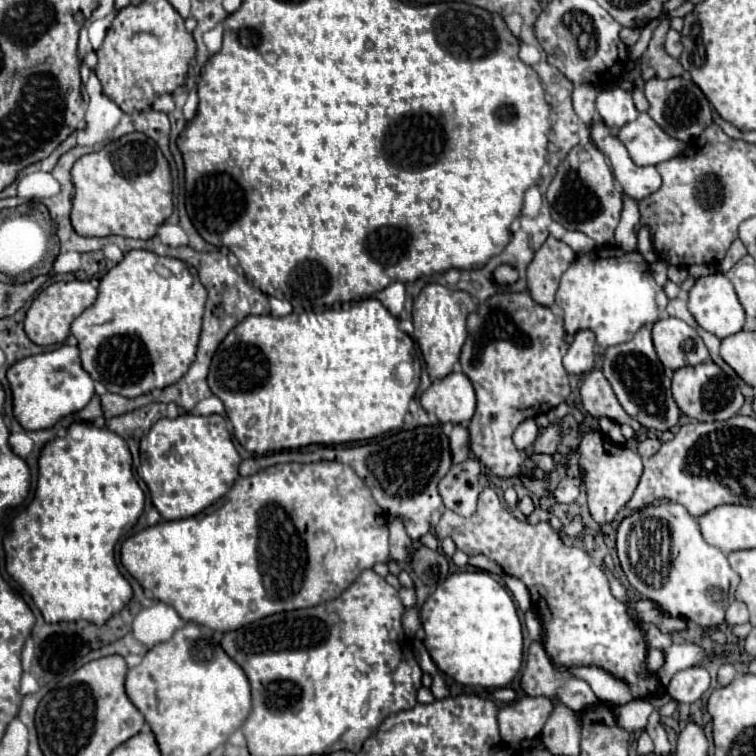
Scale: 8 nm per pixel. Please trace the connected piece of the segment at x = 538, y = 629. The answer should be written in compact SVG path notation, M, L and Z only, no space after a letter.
M532 610L526 612L526 628L528 628L528 634L532 640L542 640L542 626Z

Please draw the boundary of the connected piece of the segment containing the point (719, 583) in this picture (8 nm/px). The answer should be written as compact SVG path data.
M676 502L644 506L626 516L616 532L618 558L628 582L674 616L684 616L702 628L724 624L732 568L716 546L704 542L698 522Z

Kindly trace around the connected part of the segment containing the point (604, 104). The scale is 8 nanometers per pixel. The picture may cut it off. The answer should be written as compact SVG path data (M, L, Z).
M622 88L600 92L596 96L596 112L600 122L604 122L608 128L622 128L638 116L638 110L634 108L630 94Z

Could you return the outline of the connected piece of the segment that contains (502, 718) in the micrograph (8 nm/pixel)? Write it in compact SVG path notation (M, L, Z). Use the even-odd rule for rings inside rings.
M520 696L514 702L502 706L498 710L498 724L502 740L516 746L522 740L540 738L544 722L548 714L552 714L554 706L546 698L528 698Z

